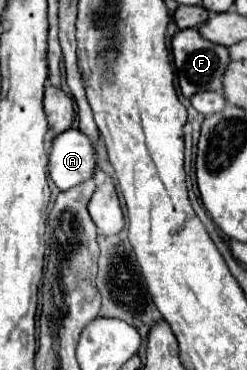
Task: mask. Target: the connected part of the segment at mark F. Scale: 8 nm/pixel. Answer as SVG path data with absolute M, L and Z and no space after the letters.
M196 28L188 30L178 30L172 36L172 54L174 54L174 64L178 70L178 84L182 88L184 98L192 98L198 92L208 92L208 90L222 90L222 76L224 70L230 64L230 54L226 46L208 42L198 34Z

